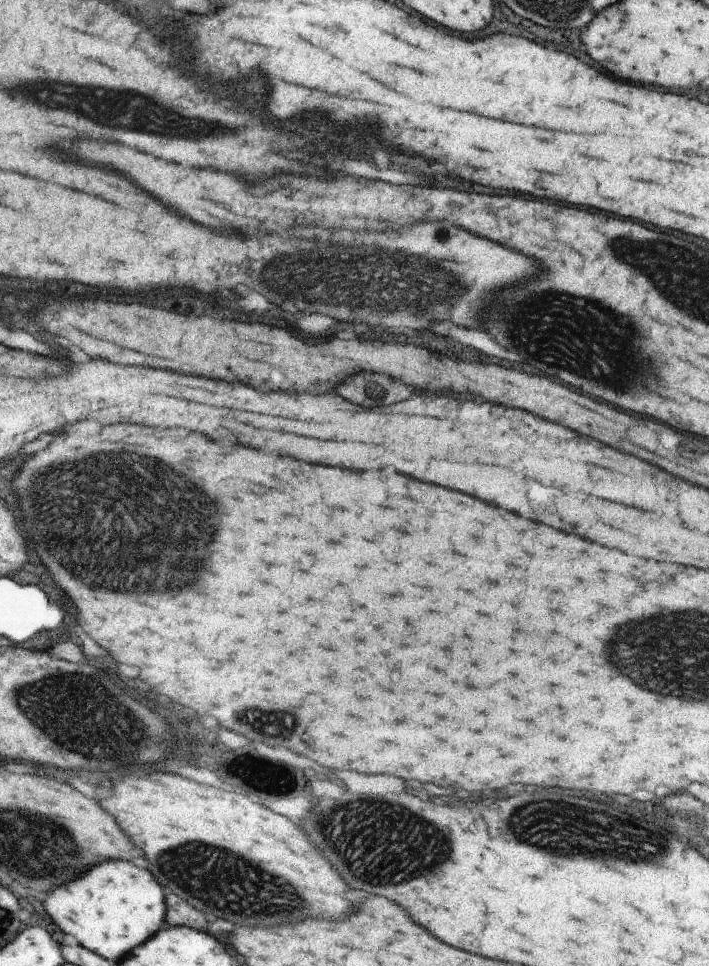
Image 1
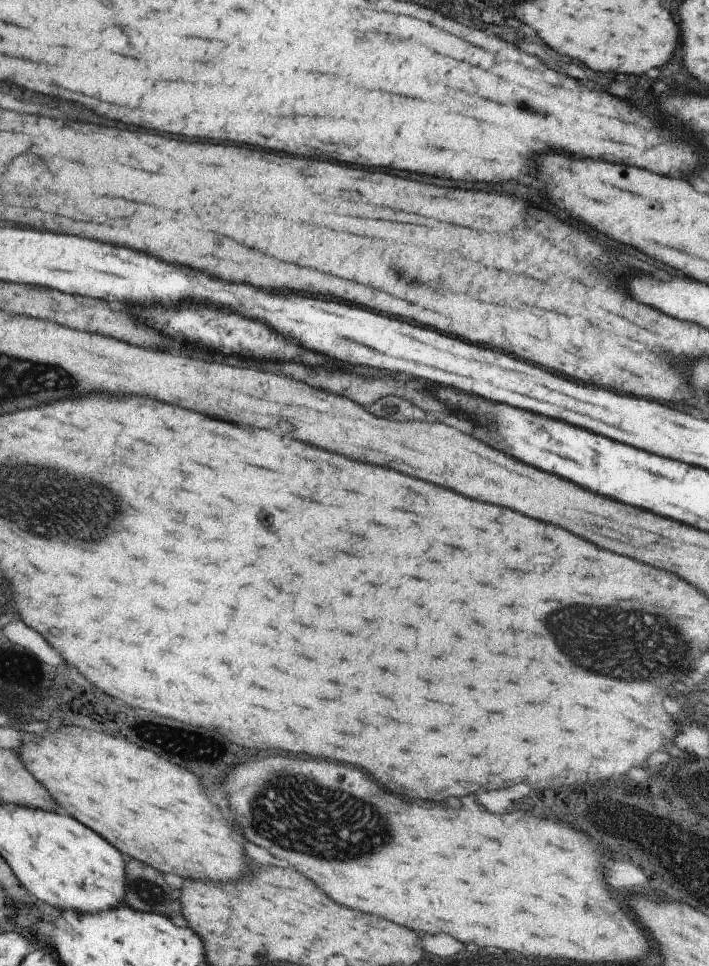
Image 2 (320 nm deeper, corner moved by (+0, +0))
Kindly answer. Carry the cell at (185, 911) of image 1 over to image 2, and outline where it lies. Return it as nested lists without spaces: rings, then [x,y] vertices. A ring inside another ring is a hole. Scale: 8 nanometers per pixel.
[[[139,860],[125,862],[125,888],[123,900],[127,906],[135,906],[135,910],[155,912],[167,916],[169,912],[179,910],[177,892],[171,890],[165,878],[155,872],[151,866],[141,864]]]

